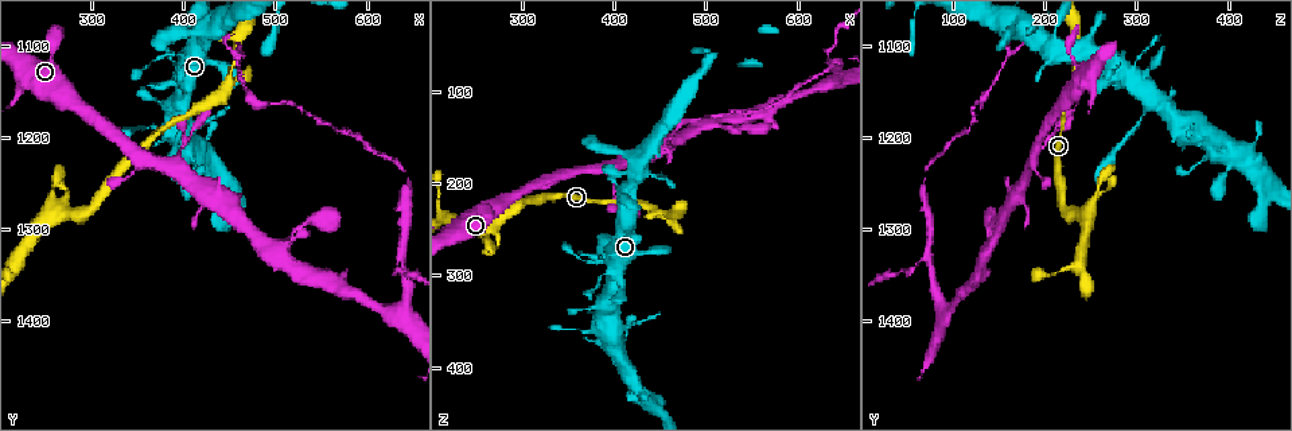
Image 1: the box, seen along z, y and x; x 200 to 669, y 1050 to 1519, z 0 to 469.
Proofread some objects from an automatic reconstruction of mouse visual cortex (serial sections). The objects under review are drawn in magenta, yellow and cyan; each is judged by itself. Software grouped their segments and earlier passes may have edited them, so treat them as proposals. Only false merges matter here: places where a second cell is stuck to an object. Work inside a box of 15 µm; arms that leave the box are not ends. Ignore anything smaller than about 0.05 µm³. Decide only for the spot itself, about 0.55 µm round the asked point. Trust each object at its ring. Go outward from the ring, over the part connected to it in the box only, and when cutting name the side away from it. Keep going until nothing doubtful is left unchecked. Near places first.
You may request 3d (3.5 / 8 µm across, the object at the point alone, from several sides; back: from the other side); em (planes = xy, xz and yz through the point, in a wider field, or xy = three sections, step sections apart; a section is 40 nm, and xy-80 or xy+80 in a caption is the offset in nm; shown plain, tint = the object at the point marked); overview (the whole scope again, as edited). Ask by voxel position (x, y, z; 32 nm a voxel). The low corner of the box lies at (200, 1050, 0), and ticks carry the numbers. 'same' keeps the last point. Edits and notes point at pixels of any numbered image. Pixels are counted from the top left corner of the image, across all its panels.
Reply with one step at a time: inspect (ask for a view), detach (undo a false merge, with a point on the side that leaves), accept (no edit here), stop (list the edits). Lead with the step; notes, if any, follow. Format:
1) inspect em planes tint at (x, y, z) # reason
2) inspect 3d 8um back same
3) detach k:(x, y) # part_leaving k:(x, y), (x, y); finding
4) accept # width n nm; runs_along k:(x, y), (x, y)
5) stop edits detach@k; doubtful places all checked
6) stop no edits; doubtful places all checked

inspect 3d 8um at (640, 1330, 70) # branch point

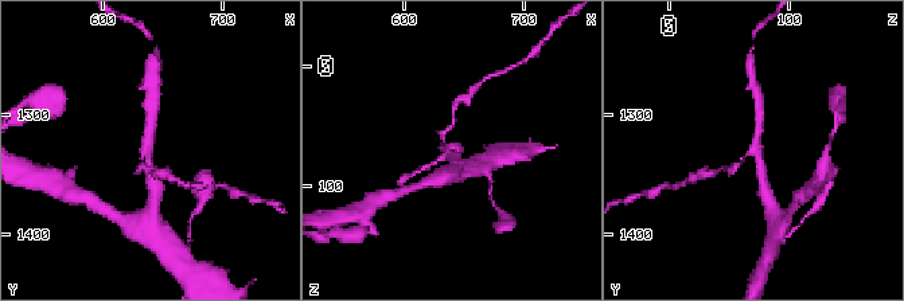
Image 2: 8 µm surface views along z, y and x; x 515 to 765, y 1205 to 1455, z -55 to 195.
inspect 3d 3.5um at (640, 1330, 76)

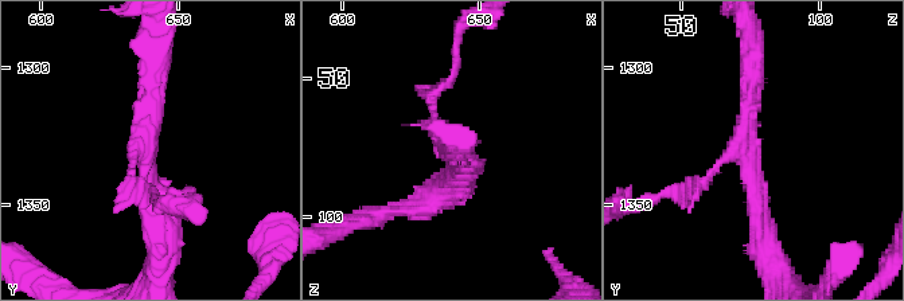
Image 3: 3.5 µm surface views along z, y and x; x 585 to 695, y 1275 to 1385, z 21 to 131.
inspect em xy step 2 tint at (639, 1331, 75)

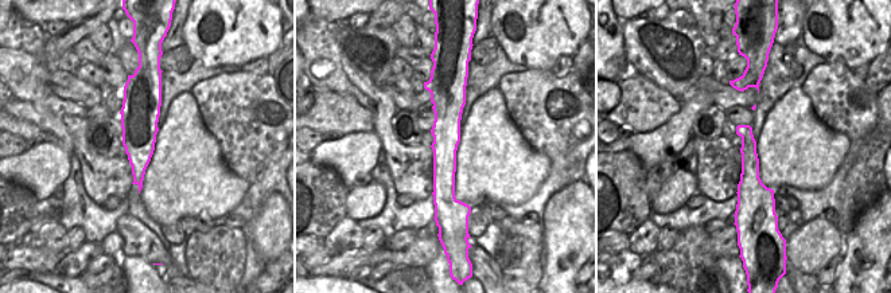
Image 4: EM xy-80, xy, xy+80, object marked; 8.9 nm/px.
accept # runs_along 3:(762, 241), (748, 153), (752, 62); one cell here

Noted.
inspect 3d 3.5um at (640, 1240, 65) # sudden change in width

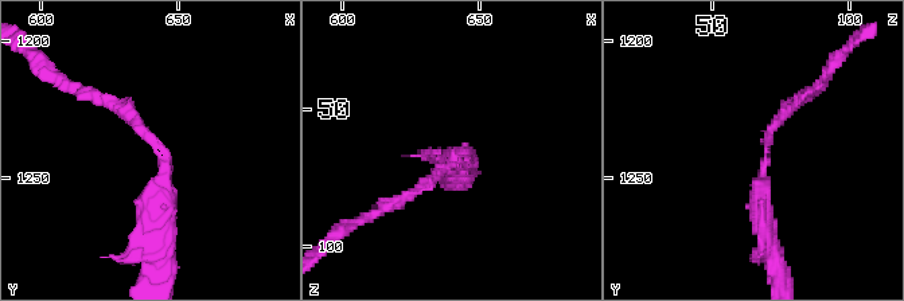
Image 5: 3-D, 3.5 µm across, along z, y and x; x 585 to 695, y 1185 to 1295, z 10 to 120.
inspect em xy step 3 tint at (642, 1239, 70) # arm_widths 150, 250 nm; shape alone is not enough

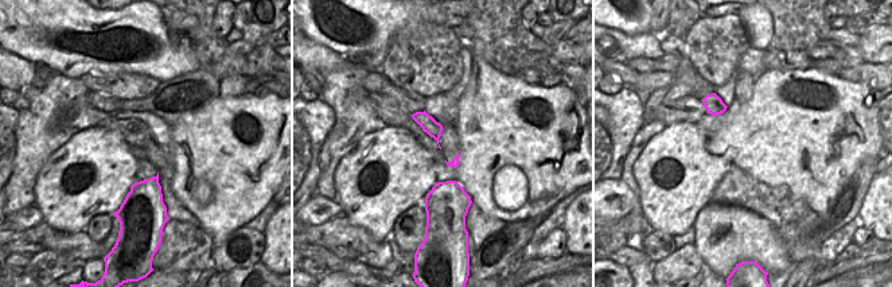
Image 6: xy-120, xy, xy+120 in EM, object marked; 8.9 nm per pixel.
accept # runs_along 5:(155, 227), (167, 157), (93, 96); one cell here

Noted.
inspect 3d 3.5um at (395, 1215, 190) # calibre changes

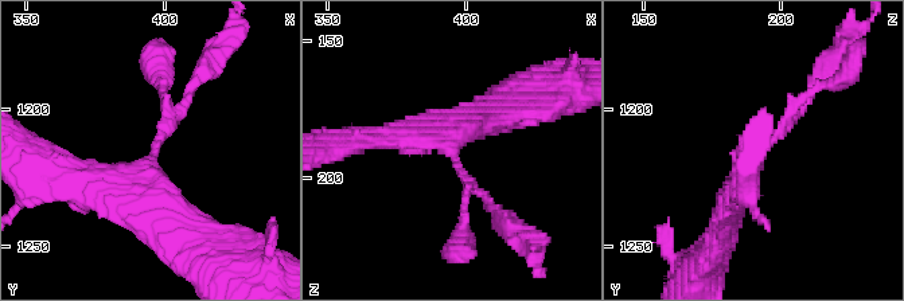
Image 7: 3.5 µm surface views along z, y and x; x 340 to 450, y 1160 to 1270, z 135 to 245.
inspect em xy step 3 tint at (398, 1214, 194) # shape alone is not enough

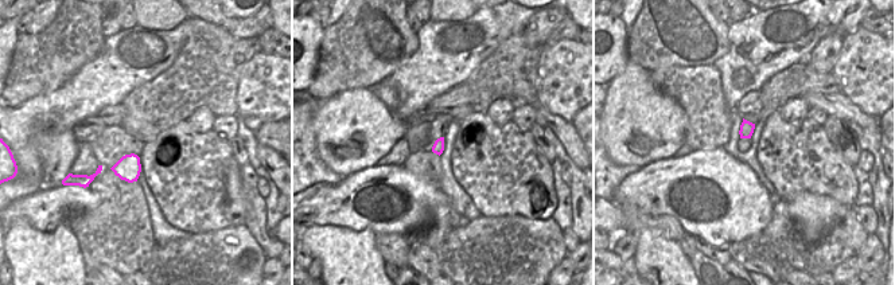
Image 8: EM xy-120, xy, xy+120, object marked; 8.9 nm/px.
accept # continuous, no second cell

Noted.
inspect 3d 3.5um at (410, 1195, 210) # thick turns thin

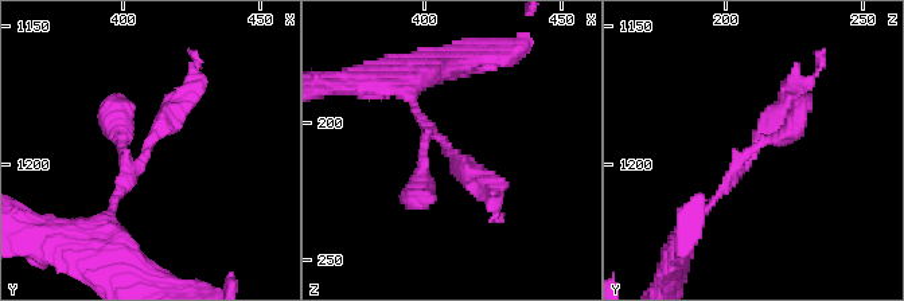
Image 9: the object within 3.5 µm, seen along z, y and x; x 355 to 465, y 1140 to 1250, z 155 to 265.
inspect em xy step 1 tint at (409, 1196, 211) # need the tissue

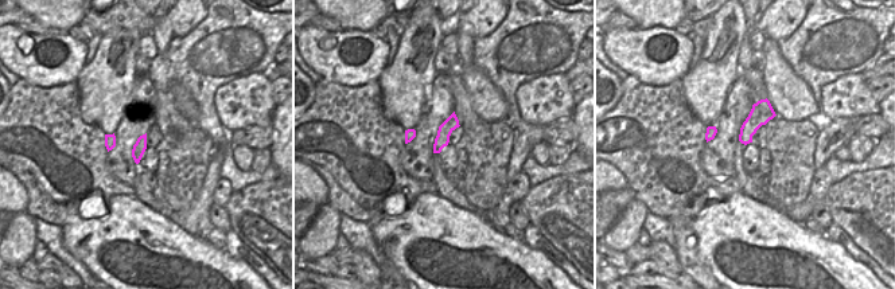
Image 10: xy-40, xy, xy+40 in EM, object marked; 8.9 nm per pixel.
accept # runs_along 9:(700, 215), (803, 83); all the same cell

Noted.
stop no edits; doubtful places all checked

